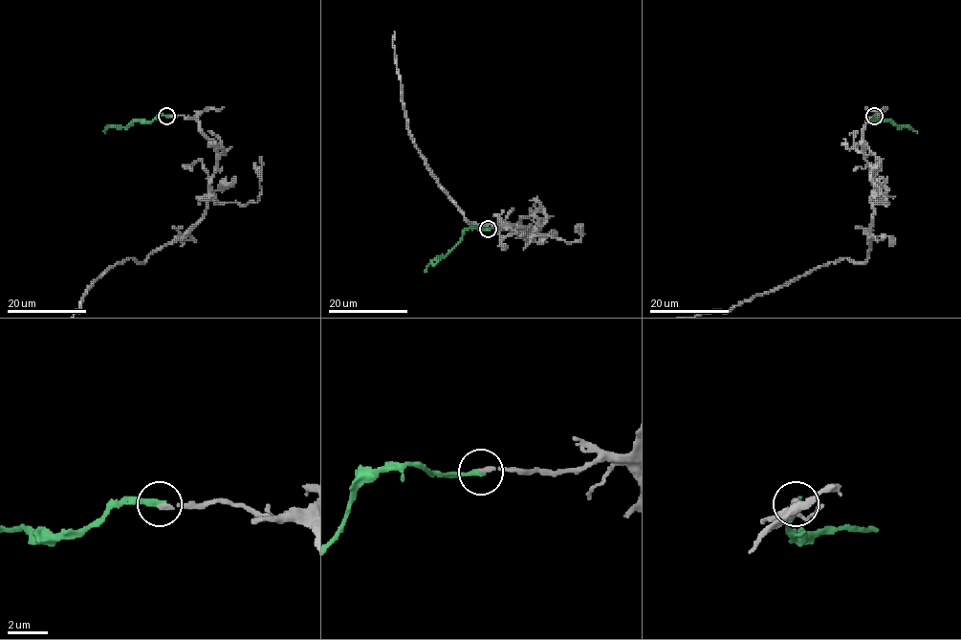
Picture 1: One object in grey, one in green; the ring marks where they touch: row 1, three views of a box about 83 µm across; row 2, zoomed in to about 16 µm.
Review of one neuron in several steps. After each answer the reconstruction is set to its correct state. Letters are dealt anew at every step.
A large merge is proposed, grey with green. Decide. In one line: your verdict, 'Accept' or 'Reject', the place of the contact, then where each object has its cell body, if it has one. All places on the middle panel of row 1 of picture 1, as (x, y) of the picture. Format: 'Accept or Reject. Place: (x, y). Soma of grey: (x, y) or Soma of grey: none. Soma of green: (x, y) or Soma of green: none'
Accept. Place: (488, 229). Soma of grey: none. Soma of green: none

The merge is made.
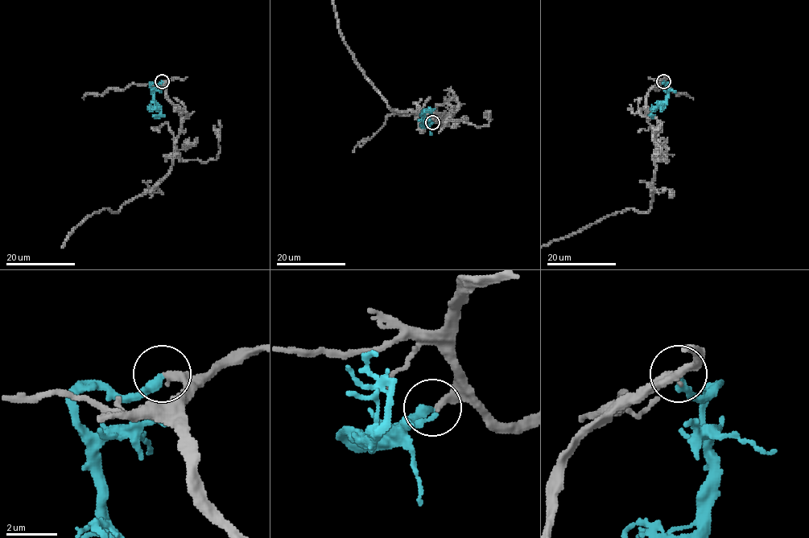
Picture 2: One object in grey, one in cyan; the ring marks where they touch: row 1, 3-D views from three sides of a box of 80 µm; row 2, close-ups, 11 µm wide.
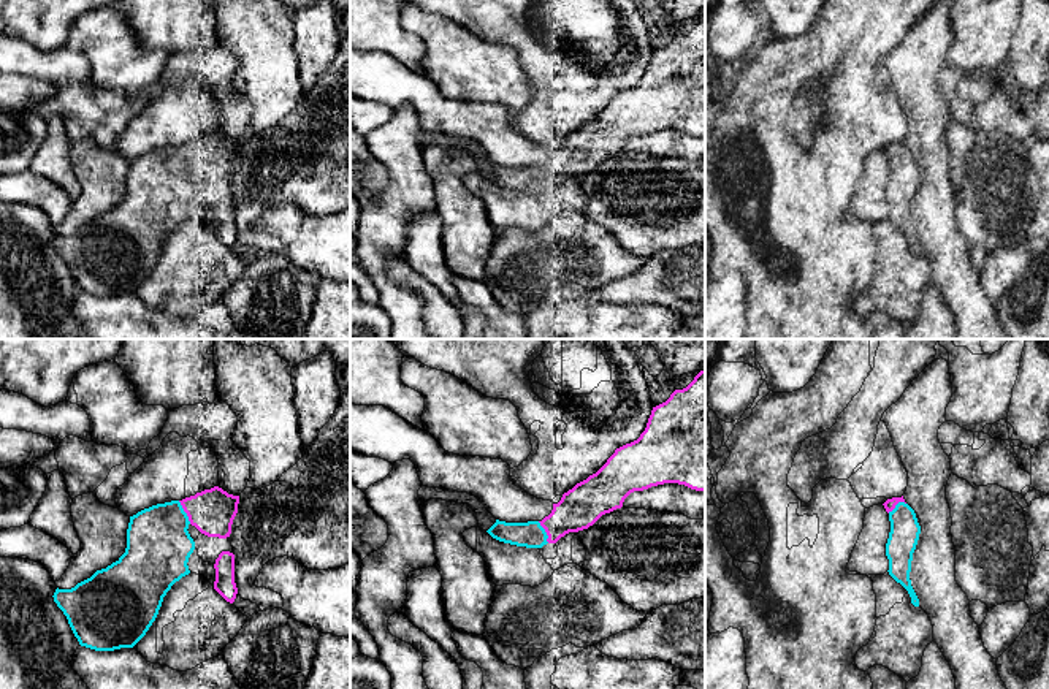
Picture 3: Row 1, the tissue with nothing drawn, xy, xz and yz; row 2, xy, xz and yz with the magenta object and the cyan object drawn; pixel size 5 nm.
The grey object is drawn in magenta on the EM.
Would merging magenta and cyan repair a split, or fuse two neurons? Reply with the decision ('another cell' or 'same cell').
same cell

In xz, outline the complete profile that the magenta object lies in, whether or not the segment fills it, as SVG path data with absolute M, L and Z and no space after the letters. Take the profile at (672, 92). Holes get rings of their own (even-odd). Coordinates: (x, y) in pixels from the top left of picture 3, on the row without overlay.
M705 16L653 52L640 82L616 93L596 119L564 138L542 166L496 165L486 177L504 188L542 193L621 154L631 138L664 128L705 136Z

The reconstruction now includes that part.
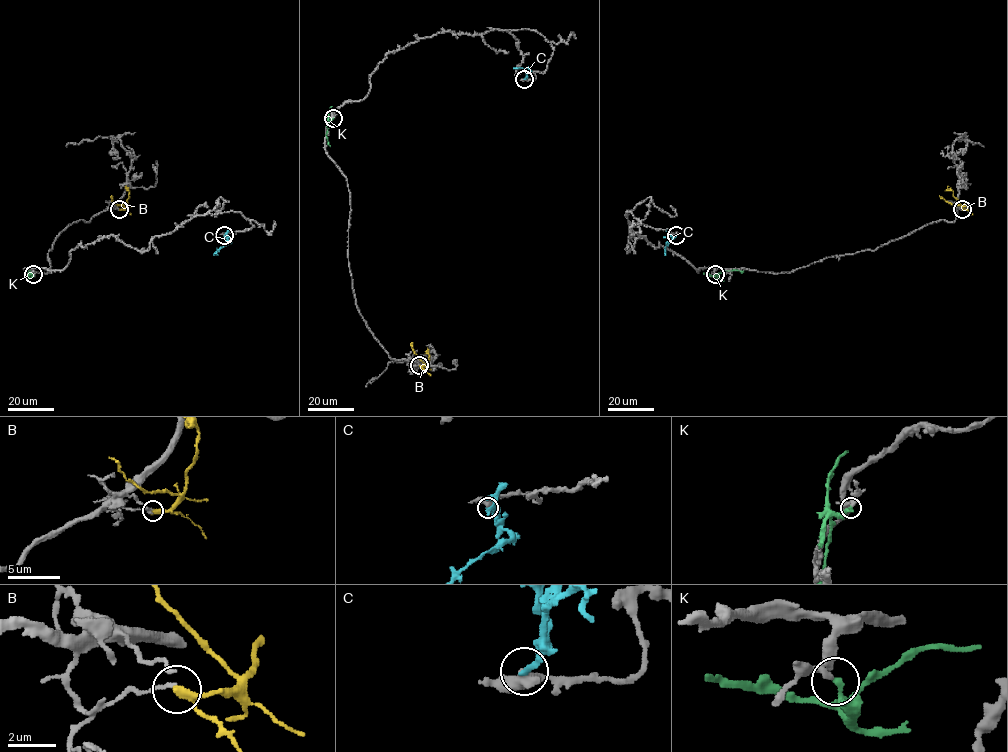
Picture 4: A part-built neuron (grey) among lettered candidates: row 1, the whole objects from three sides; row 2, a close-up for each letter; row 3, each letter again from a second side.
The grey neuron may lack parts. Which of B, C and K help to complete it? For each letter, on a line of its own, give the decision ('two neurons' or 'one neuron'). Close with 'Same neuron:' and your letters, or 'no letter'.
B: two neurons
C: two neurons
K: two neurons
Same neuron: no letter

